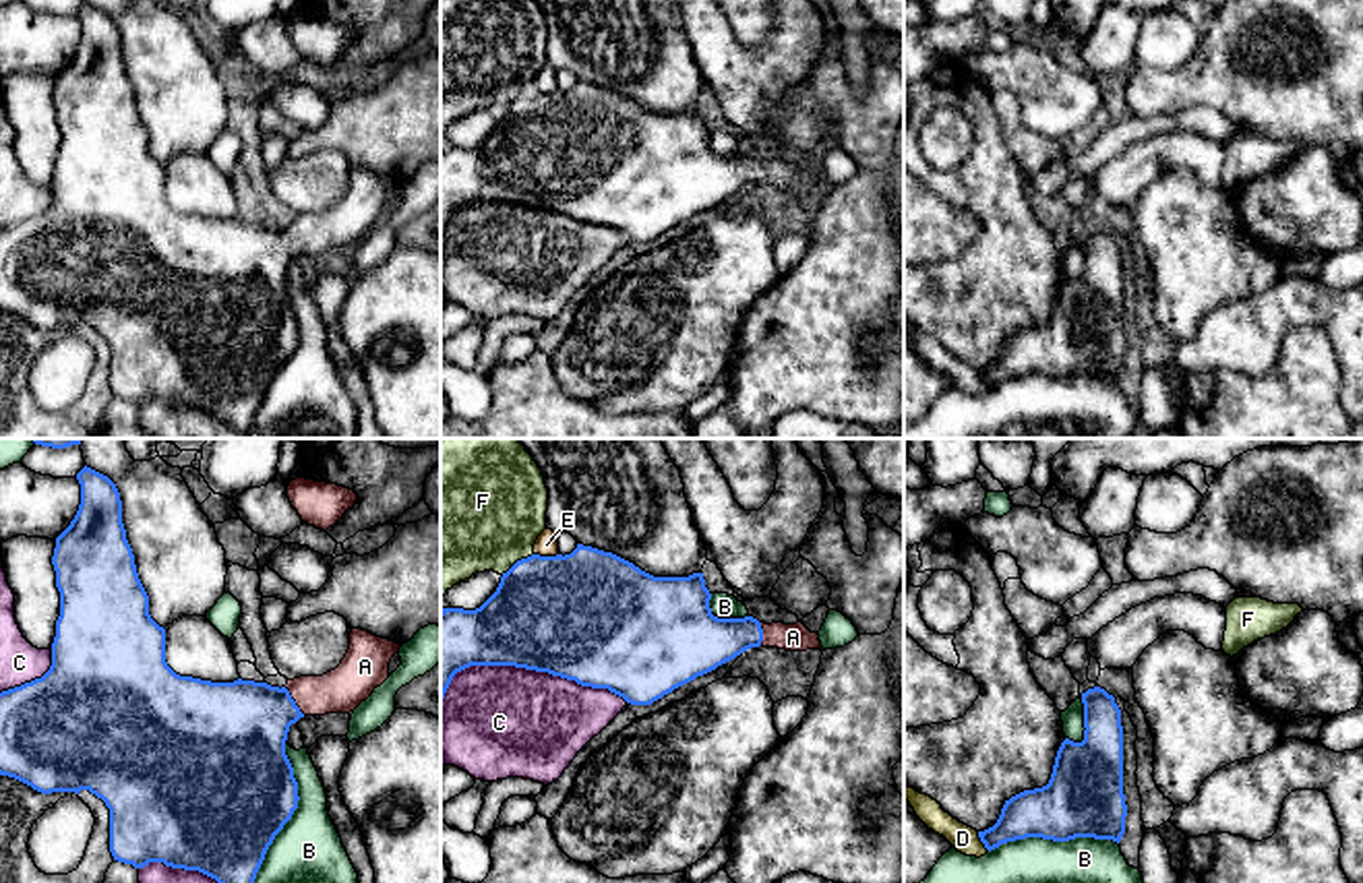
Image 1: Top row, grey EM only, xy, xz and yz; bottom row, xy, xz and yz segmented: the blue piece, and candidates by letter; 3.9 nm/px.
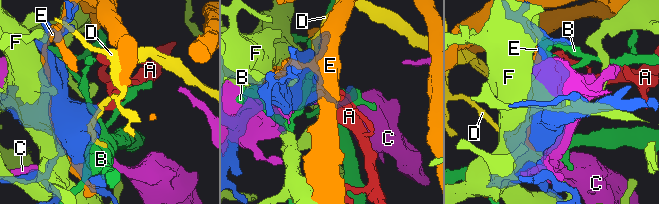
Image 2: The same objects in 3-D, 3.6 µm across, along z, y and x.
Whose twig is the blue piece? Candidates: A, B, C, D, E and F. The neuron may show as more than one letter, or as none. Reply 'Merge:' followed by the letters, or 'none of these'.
Merge: A

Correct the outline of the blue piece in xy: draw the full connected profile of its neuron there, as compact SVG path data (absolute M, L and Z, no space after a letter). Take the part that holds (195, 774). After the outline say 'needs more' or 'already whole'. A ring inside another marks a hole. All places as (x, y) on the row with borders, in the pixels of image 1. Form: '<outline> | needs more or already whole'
M91 469L77 474L81 505L56 538L52 565L60 591L60 616L50 670L31 682L0 693L0 775L41 794L89 790L110 809L114 860L143 869L163 862L199 871L217 883L254 883L269 846L298 809L298 782L285 755L290 726L304 715L350 713L389 678L399 643L352 629L341 664L323 676L300 676L285 687L254 680L211 682L176 674L165 662L165 629L149 614L149 596L139 579L122 523L116 484Z | needs more

